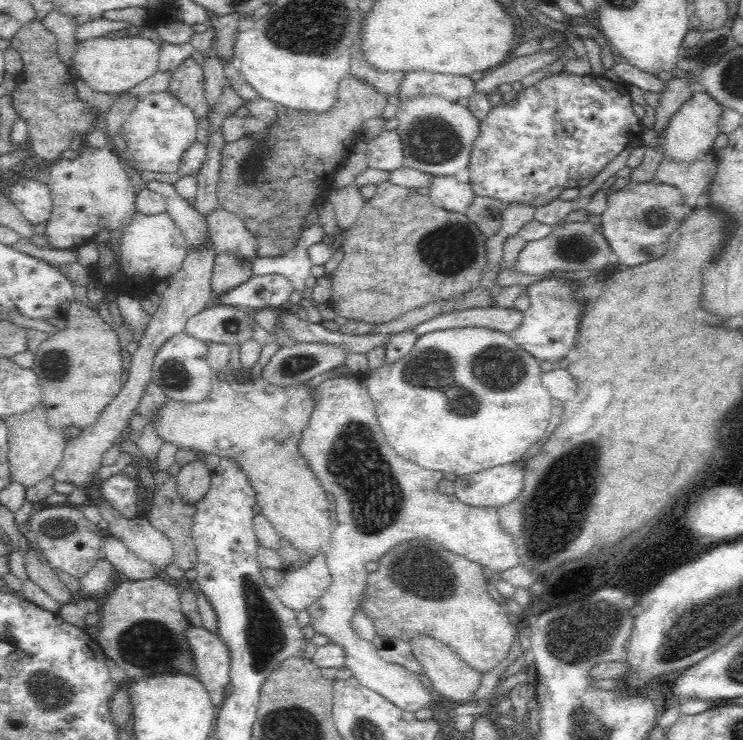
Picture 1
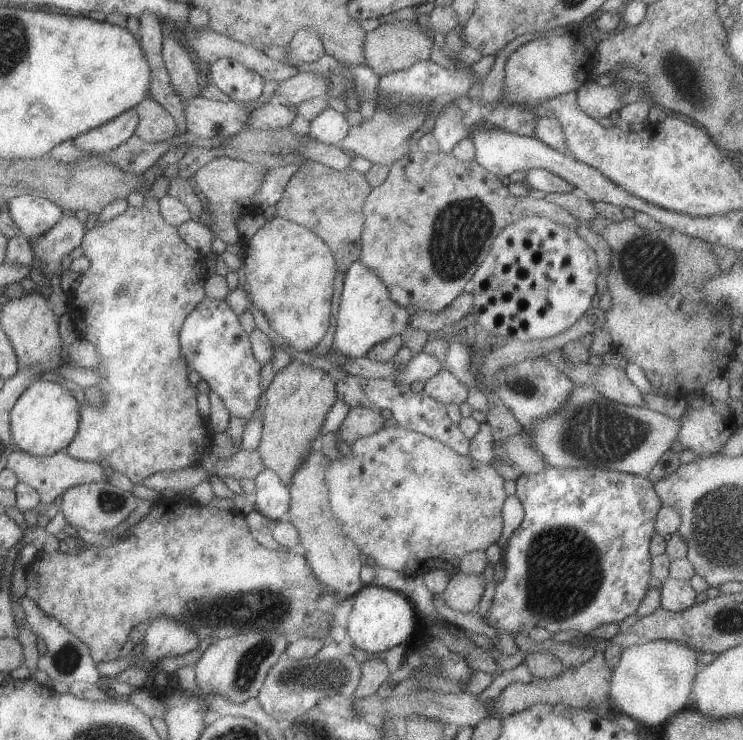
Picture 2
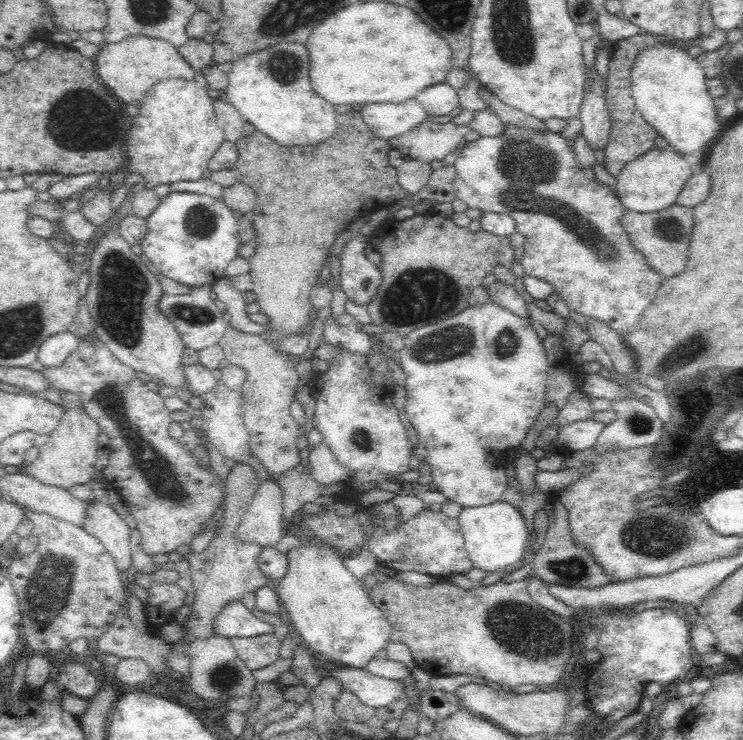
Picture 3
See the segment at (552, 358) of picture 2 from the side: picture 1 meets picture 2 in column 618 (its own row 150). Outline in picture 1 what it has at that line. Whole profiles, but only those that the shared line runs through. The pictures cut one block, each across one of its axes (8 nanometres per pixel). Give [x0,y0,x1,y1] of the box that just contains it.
[368,130,404,172]

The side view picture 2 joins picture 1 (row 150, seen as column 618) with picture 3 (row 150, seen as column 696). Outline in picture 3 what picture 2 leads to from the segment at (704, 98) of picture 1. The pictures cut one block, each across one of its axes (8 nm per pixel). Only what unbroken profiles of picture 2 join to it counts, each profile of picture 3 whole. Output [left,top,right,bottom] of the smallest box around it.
[616,148,692,212]

